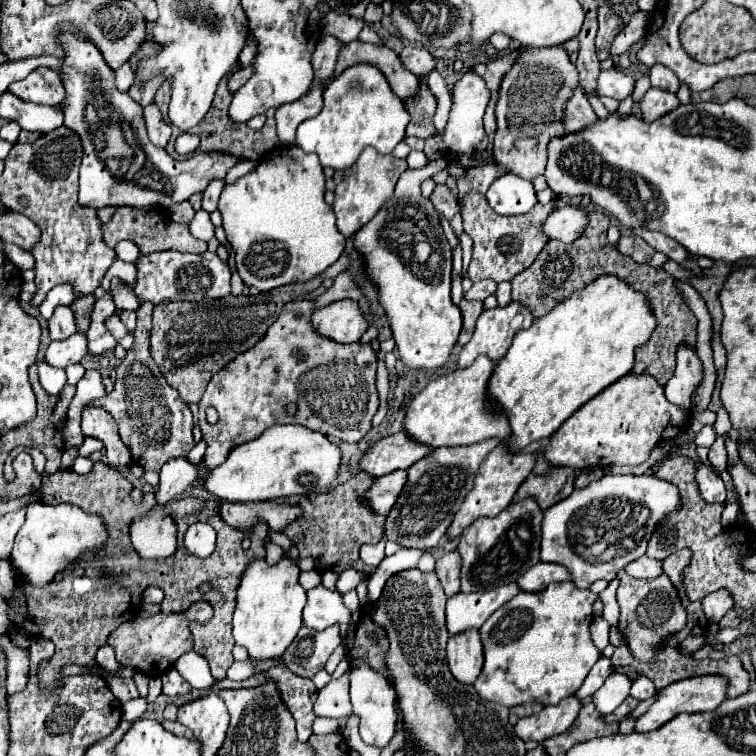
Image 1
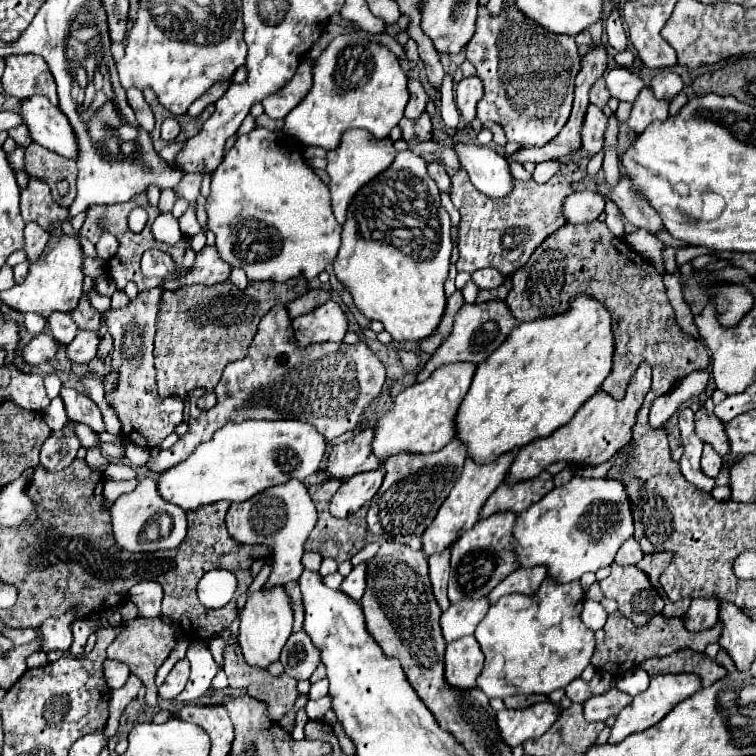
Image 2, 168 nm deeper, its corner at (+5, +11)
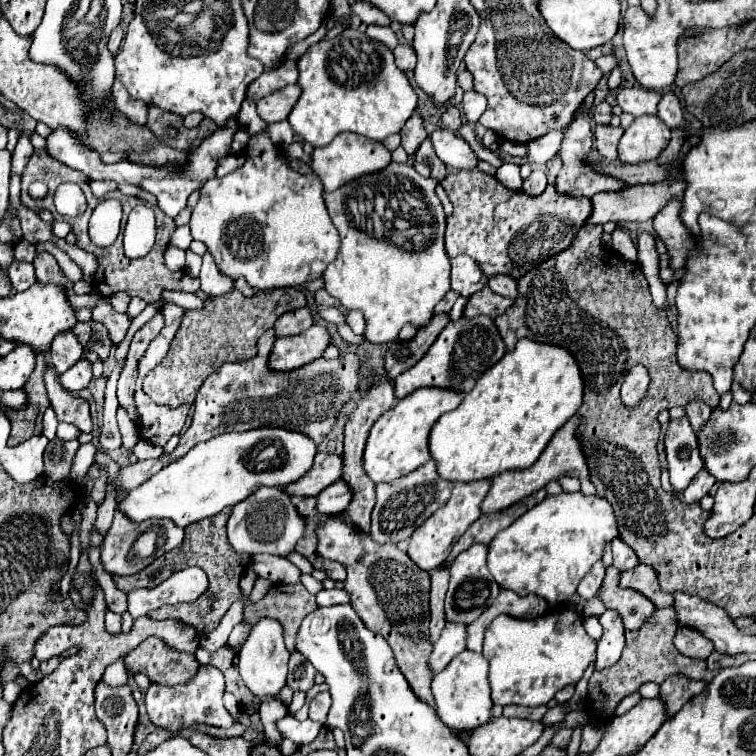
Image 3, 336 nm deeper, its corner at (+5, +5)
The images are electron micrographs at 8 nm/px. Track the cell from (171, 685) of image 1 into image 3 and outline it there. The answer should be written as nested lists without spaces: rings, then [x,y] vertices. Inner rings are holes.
[[[202,666],[190,684],[180,686],[160,686],[152,684],[146,692],[146,712],[156,728],[164,728],[170,736],[178,736],[182,728],[194,728],[198,724],[230,728],[232,716],[224,708],[224,676],[214,666]]]

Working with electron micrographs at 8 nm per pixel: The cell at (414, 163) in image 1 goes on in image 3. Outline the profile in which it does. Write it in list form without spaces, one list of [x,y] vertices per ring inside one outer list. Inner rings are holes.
[[[442,128],[442,130],[434,130],[428,138],[430,138],[438,158],[446,166],[452,166],[456,170],[476,168],[476,160],[478,160],[476,154],[468,146],[468,142],[464,138],[460,138],[456,132]]]

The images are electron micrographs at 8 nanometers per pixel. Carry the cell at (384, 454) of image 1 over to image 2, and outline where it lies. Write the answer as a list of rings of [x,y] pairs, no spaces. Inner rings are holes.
[[[366,428],[358,432],[352,440],[334,446],[324,470],[332,478],[346,480],[354,474],[384,466],[384,462],[376,454],[372,454],[372,440],[374,440],[374,430]]]

